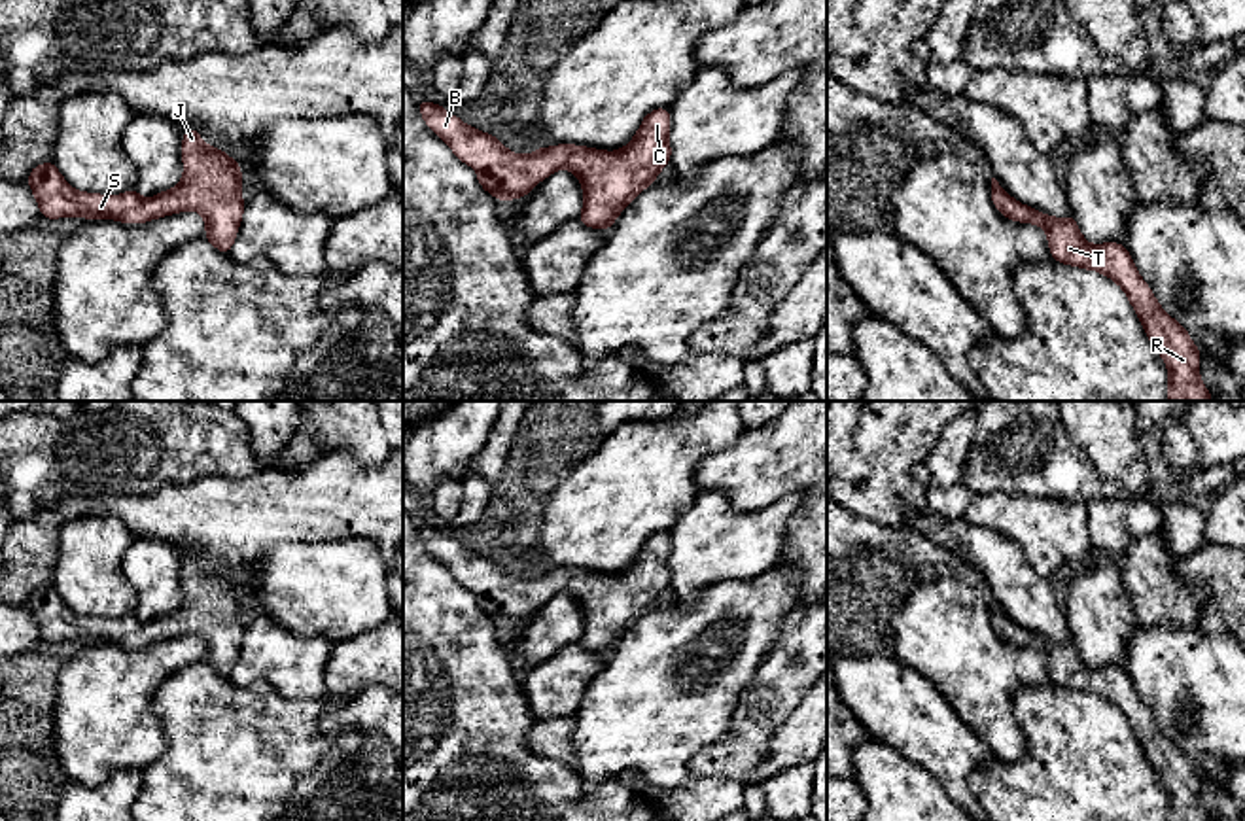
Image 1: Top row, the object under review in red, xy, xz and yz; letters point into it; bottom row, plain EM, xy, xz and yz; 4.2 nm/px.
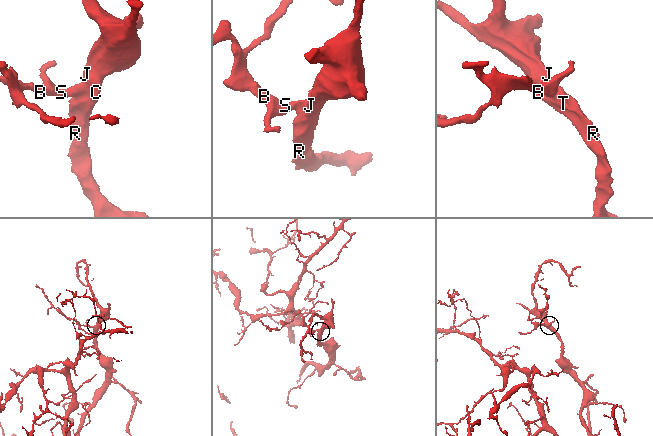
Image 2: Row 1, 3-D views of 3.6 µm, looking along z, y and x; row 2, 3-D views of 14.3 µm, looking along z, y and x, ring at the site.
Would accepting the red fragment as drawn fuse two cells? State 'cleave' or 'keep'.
keep

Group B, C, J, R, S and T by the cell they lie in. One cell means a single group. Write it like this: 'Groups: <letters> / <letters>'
Groups: B C J R S T

